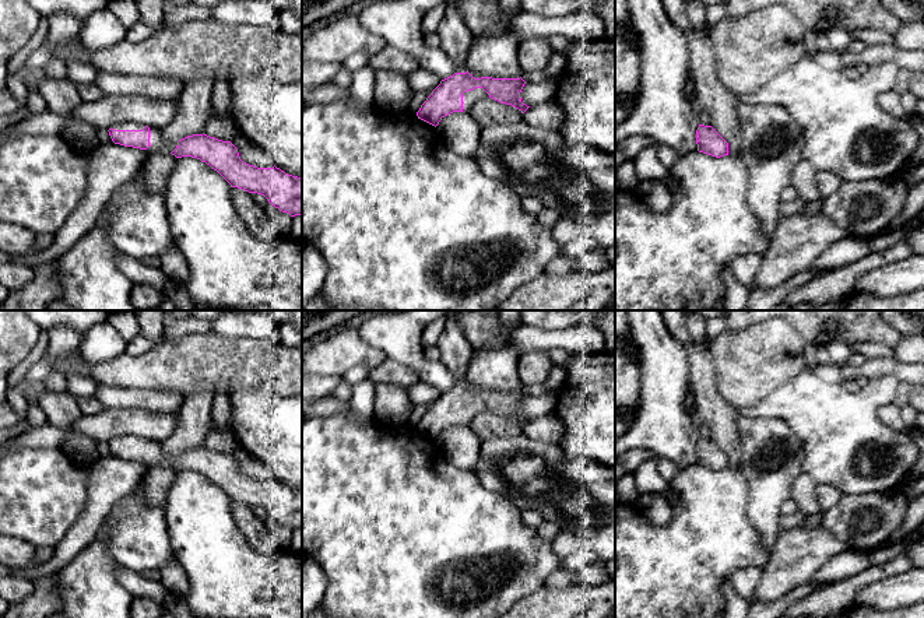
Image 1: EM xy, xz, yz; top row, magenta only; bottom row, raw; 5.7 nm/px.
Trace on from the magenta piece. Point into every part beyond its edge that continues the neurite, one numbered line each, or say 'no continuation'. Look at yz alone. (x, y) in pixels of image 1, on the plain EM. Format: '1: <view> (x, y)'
no continuation

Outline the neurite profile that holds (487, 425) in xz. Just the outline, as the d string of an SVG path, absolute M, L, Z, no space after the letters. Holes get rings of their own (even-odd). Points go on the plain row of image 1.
M482 412L470 422L472 432L482 440L517 436L523 432L521 424L495 412Z

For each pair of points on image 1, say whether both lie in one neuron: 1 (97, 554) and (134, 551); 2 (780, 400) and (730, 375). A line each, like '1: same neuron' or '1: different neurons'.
1: different neurons
2: different neurons

